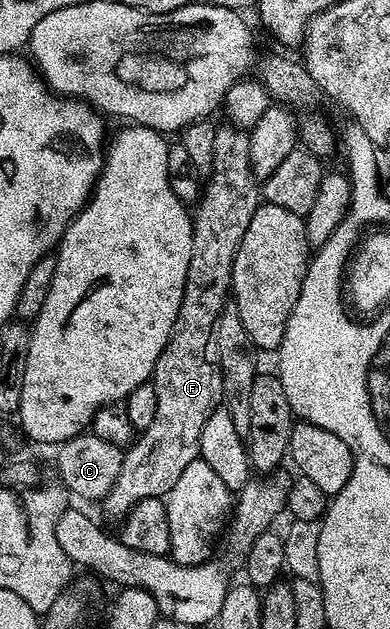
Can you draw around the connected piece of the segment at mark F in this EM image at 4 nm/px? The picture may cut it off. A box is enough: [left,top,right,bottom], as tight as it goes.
[101,127,261,518]

